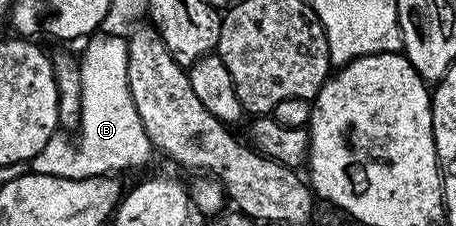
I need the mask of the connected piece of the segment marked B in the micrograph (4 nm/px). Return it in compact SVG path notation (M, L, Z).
M79 57L81 67L81 123L77 130L79 145L66 141L63 135L56 135L37 151L37 155L29 163L30 172L41 175L53 175L65 179L85 179L86 177L106 177L122 174L122 169L131 169L135 165L135 155L147 155L153 146L141 119L137 115L137 107L133 103L133 95L129 91L129 75L126 64L122 60L114 61L111 57Z

